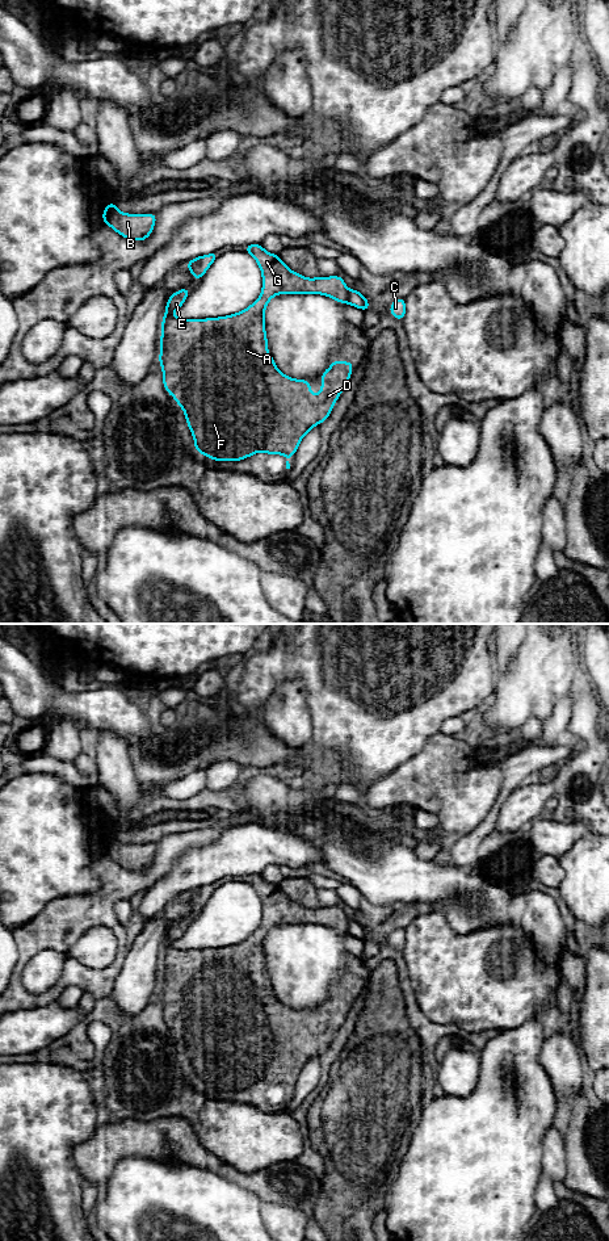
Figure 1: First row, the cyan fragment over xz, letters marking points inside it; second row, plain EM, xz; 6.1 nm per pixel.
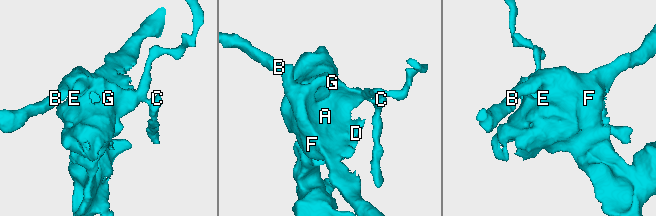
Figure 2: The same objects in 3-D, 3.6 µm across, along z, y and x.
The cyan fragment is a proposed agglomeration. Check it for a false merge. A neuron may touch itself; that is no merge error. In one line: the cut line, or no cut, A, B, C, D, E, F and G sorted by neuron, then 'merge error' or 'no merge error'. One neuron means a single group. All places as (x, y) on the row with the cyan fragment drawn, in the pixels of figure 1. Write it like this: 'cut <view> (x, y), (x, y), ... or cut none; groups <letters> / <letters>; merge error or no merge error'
cut xz (349, 290), (347, 302); groups A B D E F G / C; merge error

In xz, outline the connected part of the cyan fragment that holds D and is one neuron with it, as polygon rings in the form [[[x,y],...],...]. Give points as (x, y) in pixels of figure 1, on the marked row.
[[[252,243],[244,251],[253,256],[262,274],[261,295],[249,307],[220,318],[177,319],[172,314],[184,305],[190,288],[182,288],[168,298],[160,330],[163,383],[184,410],[200,454],[234,462],[262,450],[289,460],[304,435],[329,416],[349,381],[353,361],[344,365],[341,360],[333,360],[331,368],[322,373],[322,391],[312,397],[310,381],[282,374],[268,352],[265,307],[272,297],[285,293],[315,293],[348,303],[349,289],[341,276],[306,278],[290,271],[278,255],[266,252],[261,244]]]

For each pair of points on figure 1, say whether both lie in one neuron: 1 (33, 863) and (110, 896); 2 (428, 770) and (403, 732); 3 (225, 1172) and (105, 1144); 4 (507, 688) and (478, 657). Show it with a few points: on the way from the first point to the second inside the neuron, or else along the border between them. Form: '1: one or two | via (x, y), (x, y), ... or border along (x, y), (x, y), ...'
1: two | border along (96, 860), (97, 889), (89, 893), (66, 896)
2: two | border along (439, 732), (419, 751), (391, 771)
3: one | via (194, 1154), (180, 1144), (135, 1144)
4: two | border along (498, 674), (495, 692), (487, 703)

